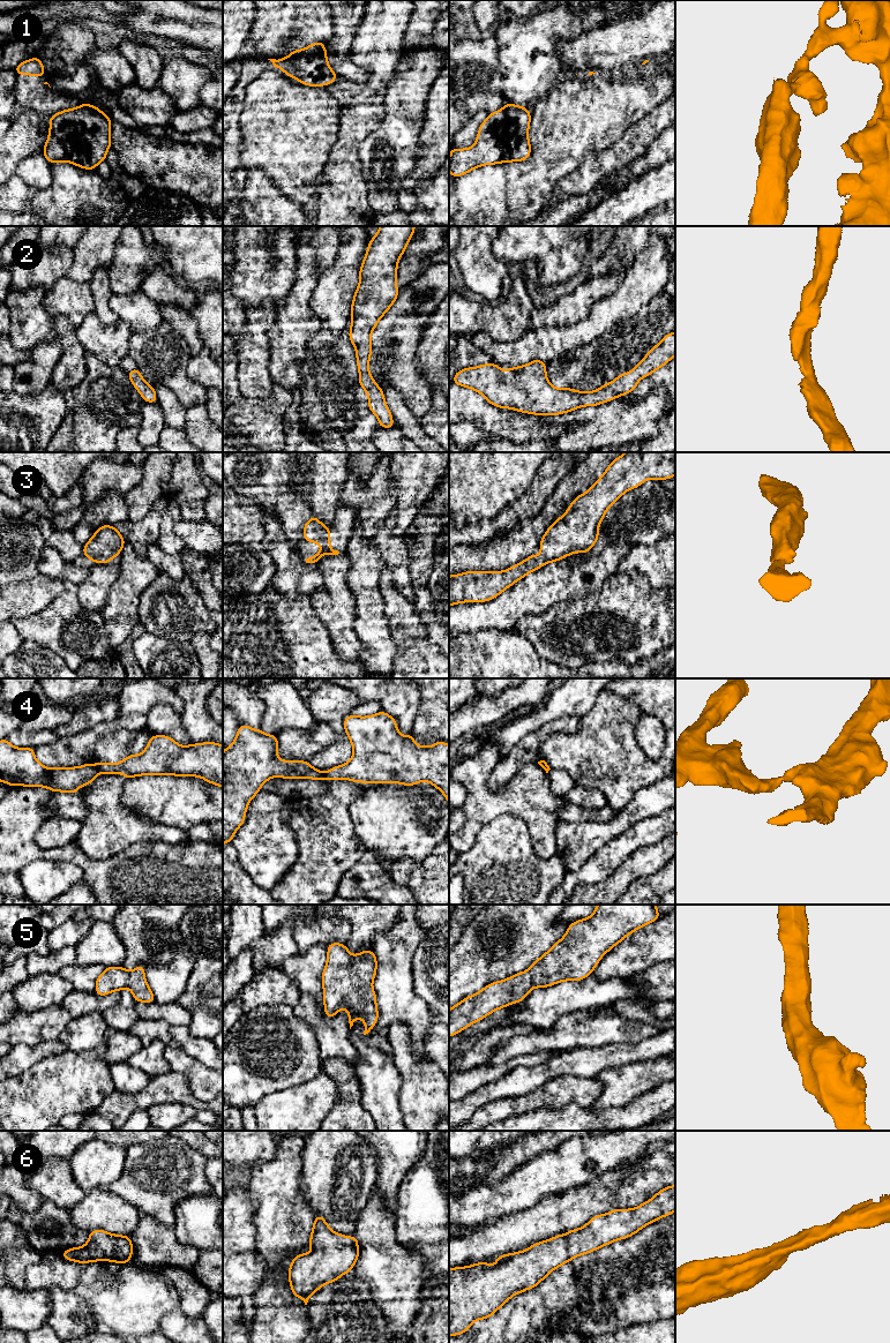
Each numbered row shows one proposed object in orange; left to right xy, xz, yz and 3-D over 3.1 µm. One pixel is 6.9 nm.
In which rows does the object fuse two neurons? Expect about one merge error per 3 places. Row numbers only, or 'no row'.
1, 4

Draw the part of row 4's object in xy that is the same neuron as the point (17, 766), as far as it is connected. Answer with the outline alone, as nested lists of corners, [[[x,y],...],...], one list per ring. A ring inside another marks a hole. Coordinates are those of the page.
[[[0,741],[0,781],[9,786],[47,787],[51,791],[76,793],[99,773],[97,764],[47,768],[35,758],[35,749],[18,749]]]

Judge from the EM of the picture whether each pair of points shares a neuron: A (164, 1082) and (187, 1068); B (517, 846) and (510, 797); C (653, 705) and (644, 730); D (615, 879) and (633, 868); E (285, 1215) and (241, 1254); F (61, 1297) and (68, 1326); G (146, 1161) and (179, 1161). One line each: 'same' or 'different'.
A: different
B: different
C: different
D: same
E: different
F: same
G: same

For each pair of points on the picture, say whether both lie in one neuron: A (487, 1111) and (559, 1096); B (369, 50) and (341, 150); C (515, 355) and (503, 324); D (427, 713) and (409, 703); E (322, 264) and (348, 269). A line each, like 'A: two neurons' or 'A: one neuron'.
A: one neuron
B: one neuron
C: two neurons
D: two neurons
E: two neurons

